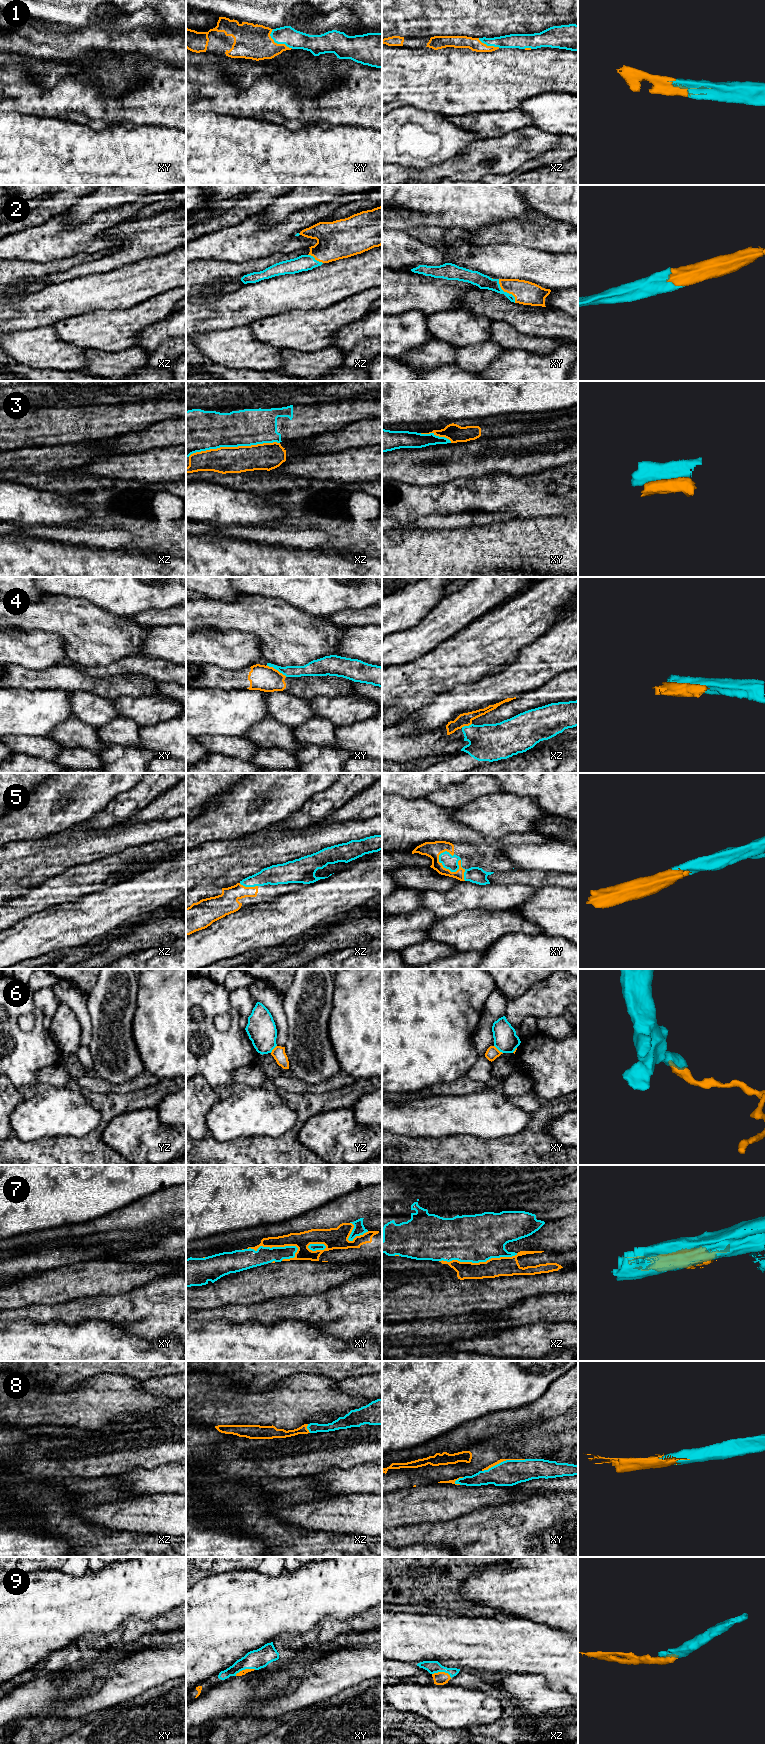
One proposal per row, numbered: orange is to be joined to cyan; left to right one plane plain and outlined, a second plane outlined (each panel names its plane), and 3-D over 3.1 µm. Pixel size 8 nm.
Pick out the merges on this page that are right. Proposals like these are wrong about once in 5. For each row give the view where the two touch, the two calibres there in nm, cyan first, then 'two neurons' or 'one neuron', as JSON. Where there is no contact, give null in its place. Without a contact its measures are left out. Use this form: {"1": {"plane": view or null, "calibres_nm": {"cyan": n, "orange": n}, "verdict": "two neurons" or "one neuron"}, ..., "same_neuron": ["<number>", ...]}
{"1": {"plane": "xy", "calibres_nm": {"cyan": 150, "orange": 280}, "verdict": "one neuron"}, "2": {"plane": "xy", "calibres_nm": {"cyan": 110, "orange": 190}, "verdict": "one neuron"}, "3": {"plane": "xz", "calibres_nm": {"cyan": 300, "orange": 220}, "verdict": "two neurons"}, "4": {"plane": "xy", "calibres_nm": {"cyan": 100, "orange": 200}, "verdict": "two neurons"}, "5": {"plane": "xy", "calibres_nm": {"cyan": 130, "orange": 130}, "verdict": "one neuron"}, "6": {"plane": "xy", "calibres_nm": {"cyan": 190, "orange": 100}, "verdict": "two neurons"}, "7": {"plane": "xz", "calibres_nm": {"cyan": 380, "orange": 160}, "verdict": "two neurons"}, "8": {"plane": "xy", "calibres_nm": {"cyan": 200, "orange": 30}, "verdict": "one neuron"}, "9": {"plane": "xy", "calibres_nm": {"cyan": 160, "orange": 50}, "verdict": "one neuron"}, "same_neuron": ["1", "2", "5", "8", "9"]}

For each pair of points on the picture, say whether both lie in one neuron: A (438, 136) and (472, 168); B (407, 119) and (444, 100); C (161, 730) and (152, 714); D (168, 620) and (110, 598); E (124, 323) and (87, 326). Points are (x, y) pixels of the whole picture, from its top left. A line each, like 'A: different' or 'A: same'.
A: different
B: different
C: different
D: different
E: same

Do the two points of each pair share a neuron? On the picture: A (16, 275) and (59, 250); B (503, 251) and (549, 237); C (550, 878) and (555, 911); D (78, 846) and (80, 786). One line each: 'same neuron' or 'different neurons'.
A: different neurons
B: different neurons
C: different neurons
D: different neurons

